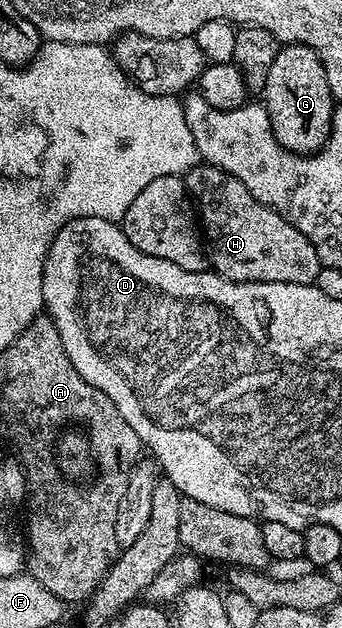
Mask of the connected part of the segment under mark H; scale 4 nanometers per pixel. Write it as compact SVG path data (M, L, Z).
M198 164L186 170L185 189L195 203L212 269L232 282L314 285L321 261L307 236L279 212L264 206L235 176L218 166Z

